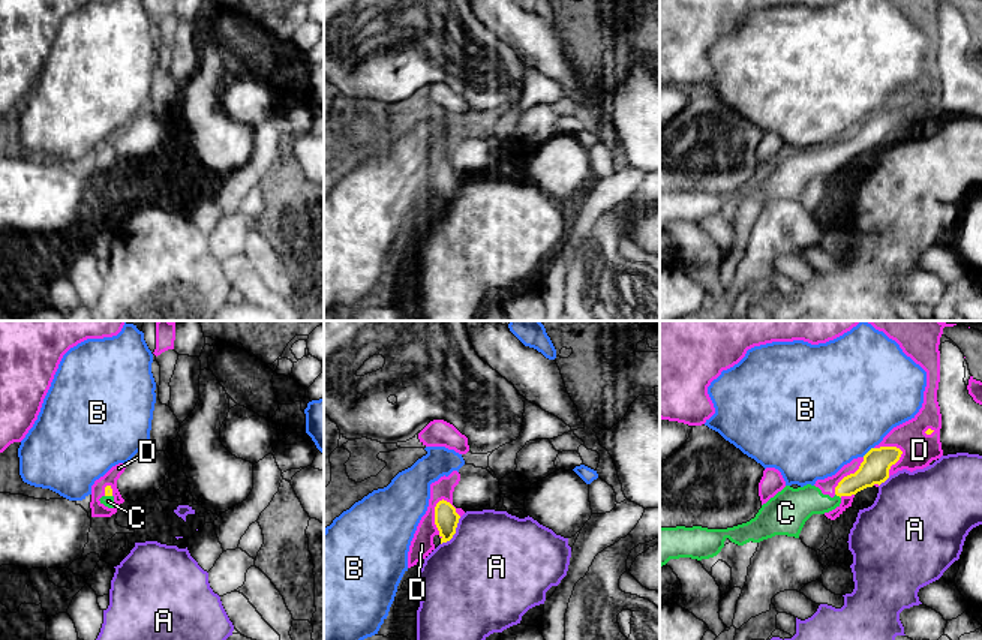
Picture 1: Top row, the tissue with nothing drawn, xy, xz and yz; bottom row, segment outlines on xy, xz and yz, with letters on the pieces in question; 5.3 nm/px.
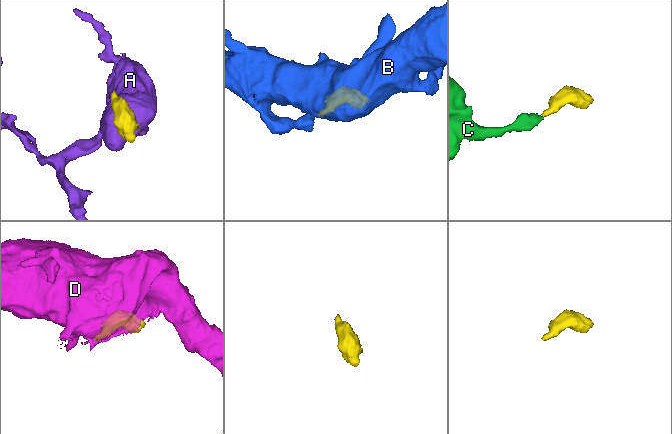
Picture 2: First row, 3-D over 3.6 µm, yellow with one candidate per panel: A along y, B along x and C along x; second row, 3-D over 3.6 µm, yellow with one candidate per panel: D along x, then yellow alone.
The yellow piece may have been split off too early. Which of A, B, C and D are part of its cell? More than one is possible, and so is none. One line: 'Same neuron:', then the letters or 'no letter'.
Same neuron: C

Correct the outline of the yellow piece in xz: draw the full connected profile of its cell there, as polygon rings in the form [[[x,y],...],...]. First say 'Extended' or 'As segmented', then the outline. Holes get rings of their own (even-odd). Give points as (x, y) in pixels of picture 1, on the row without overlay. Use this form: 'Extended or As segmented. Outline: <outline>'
As segmented. Outline: [[[442,163],[436,168],[435,189],[439,195],[441,208],[453,202],[459,183],[460,180],[456,177],[456,172],[450,166]]]

